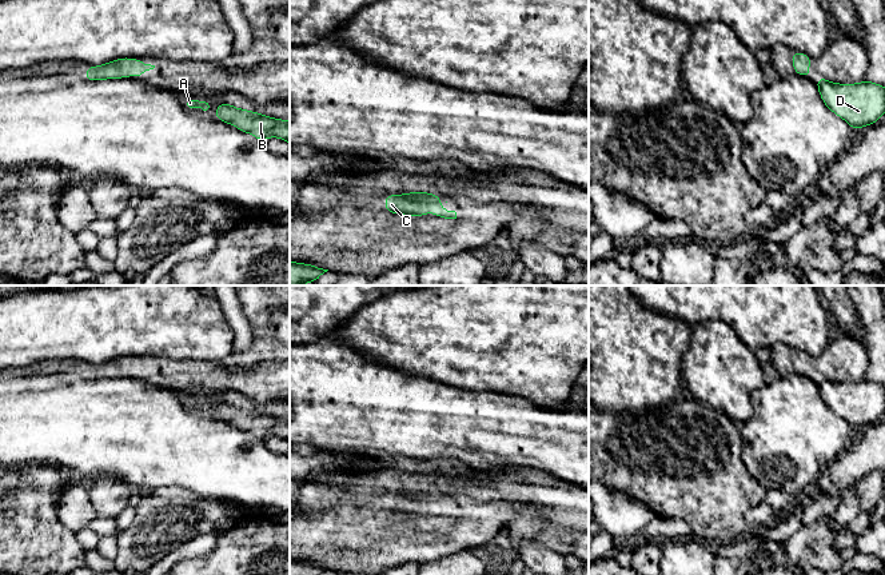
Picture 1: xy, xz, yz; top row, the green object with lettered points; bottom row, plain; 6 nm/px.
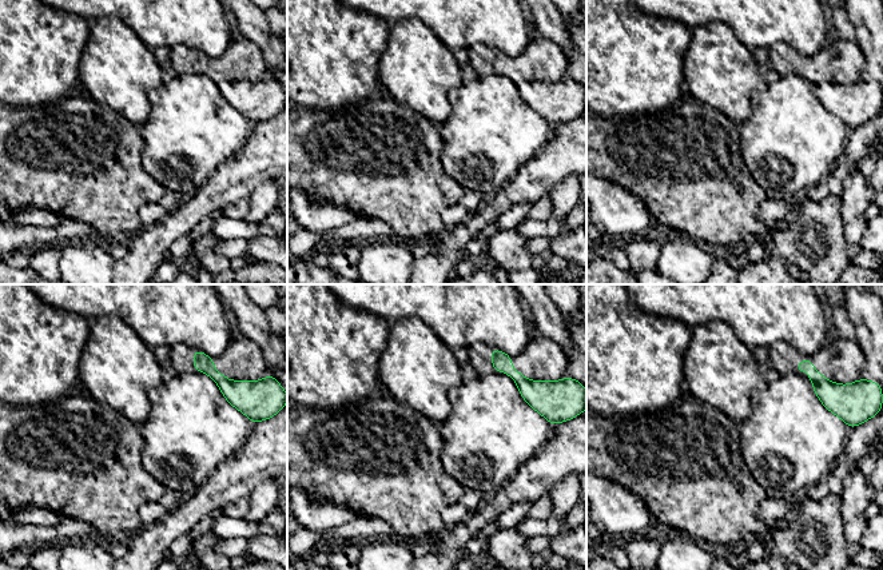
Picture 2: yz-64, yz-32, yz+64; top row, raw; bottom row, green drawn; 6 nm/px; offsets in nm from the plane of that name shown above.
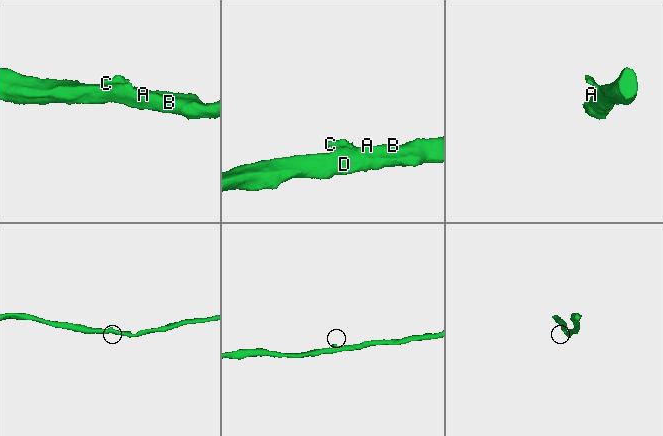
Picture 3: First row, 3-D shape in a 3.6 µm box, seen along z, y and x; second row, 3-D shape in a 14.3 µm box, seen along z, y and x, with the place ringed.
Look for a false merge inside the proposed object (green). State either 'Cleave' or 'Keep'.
Keep

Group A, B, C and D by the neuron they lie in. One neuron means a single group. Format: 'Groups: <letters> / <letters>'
Groups: A B C D

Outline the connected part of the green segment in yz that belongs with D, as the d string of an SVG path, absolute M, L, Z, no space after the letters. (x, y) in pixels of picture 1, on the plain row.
M824 375L814 382L824 403L853 428L876 423L885 412L885 386L877 382L837 383Z

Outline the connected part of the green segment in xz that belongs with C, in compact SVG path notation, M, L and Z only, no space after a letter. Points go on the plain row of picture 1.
M407 491L406 494L384 494L384 510L404 515L424 515L431 507L434 516L457 518L455 510L440 507L442 496L430 491Z

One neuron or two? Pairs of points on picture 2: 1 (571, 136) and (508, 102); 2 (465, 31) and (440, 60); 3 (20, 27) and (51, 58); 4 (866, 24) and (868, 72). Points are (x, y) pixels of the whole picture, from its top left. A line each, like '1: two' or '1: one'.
1: two
2: two
3: one
4: one

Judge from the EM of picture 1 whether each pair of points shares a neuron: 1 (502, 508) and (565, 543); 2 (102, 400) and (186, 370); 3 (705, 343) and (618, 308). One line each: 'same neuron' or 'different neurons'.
1: different neurons
2: different neurons
3: different neurons

